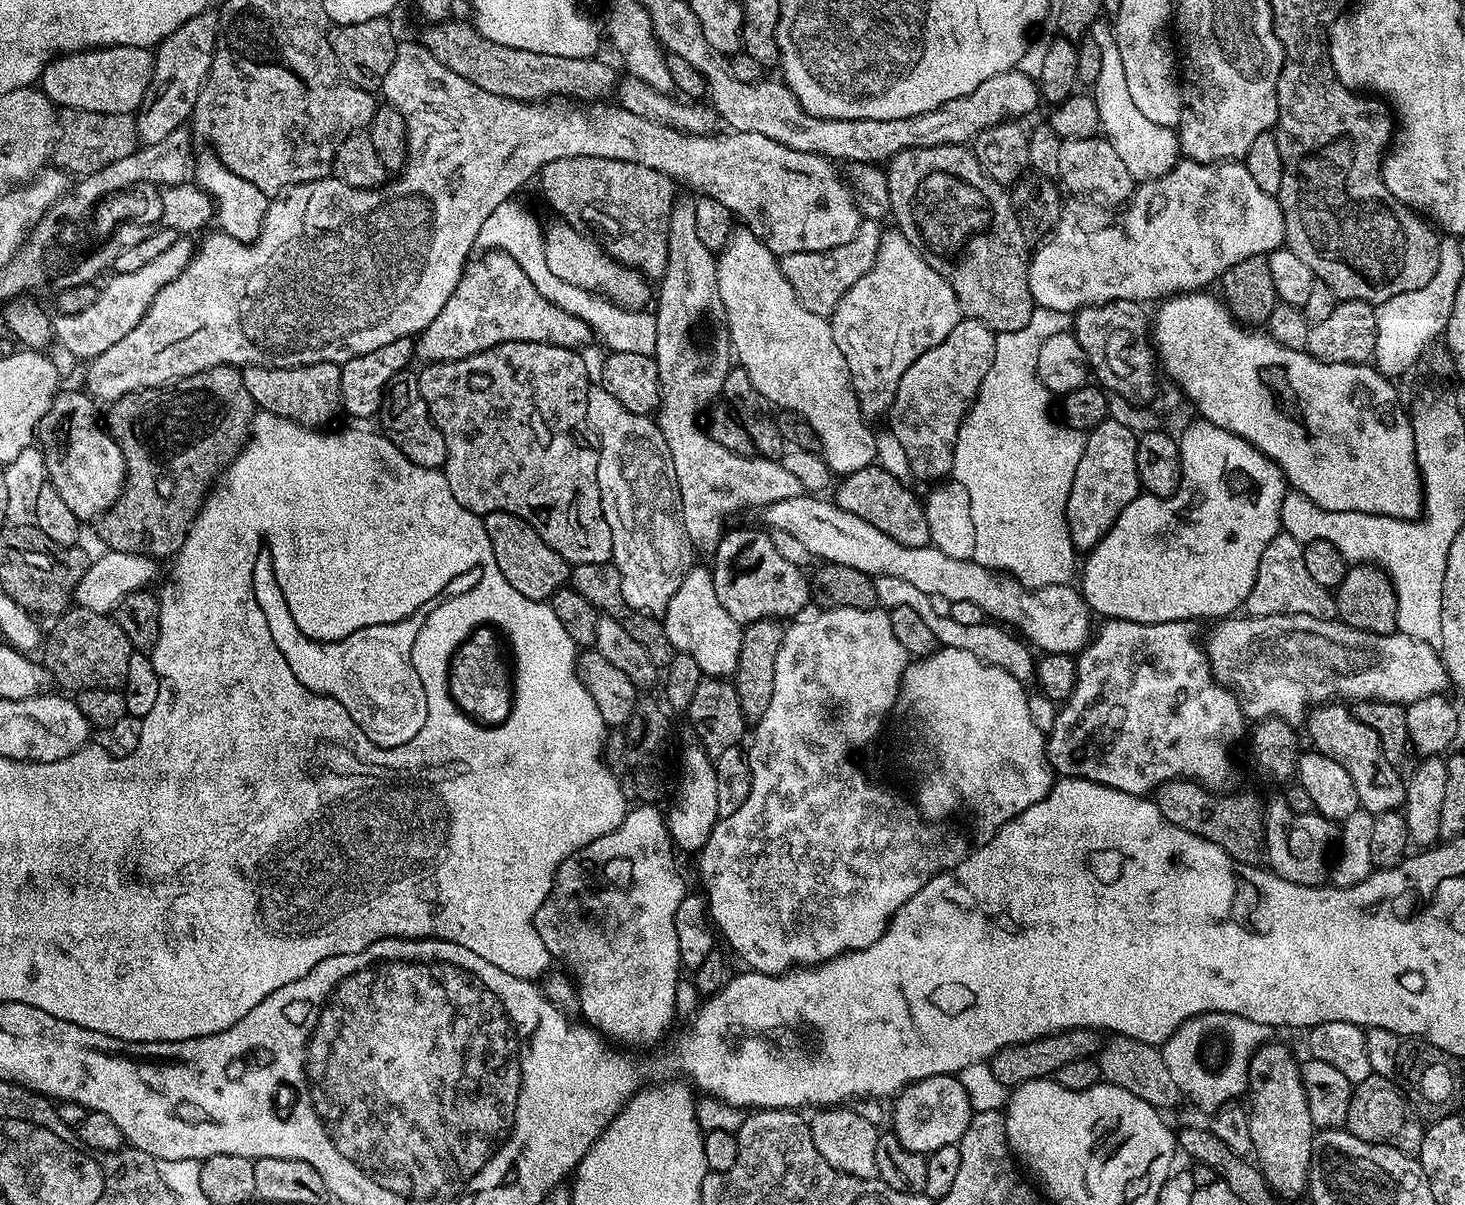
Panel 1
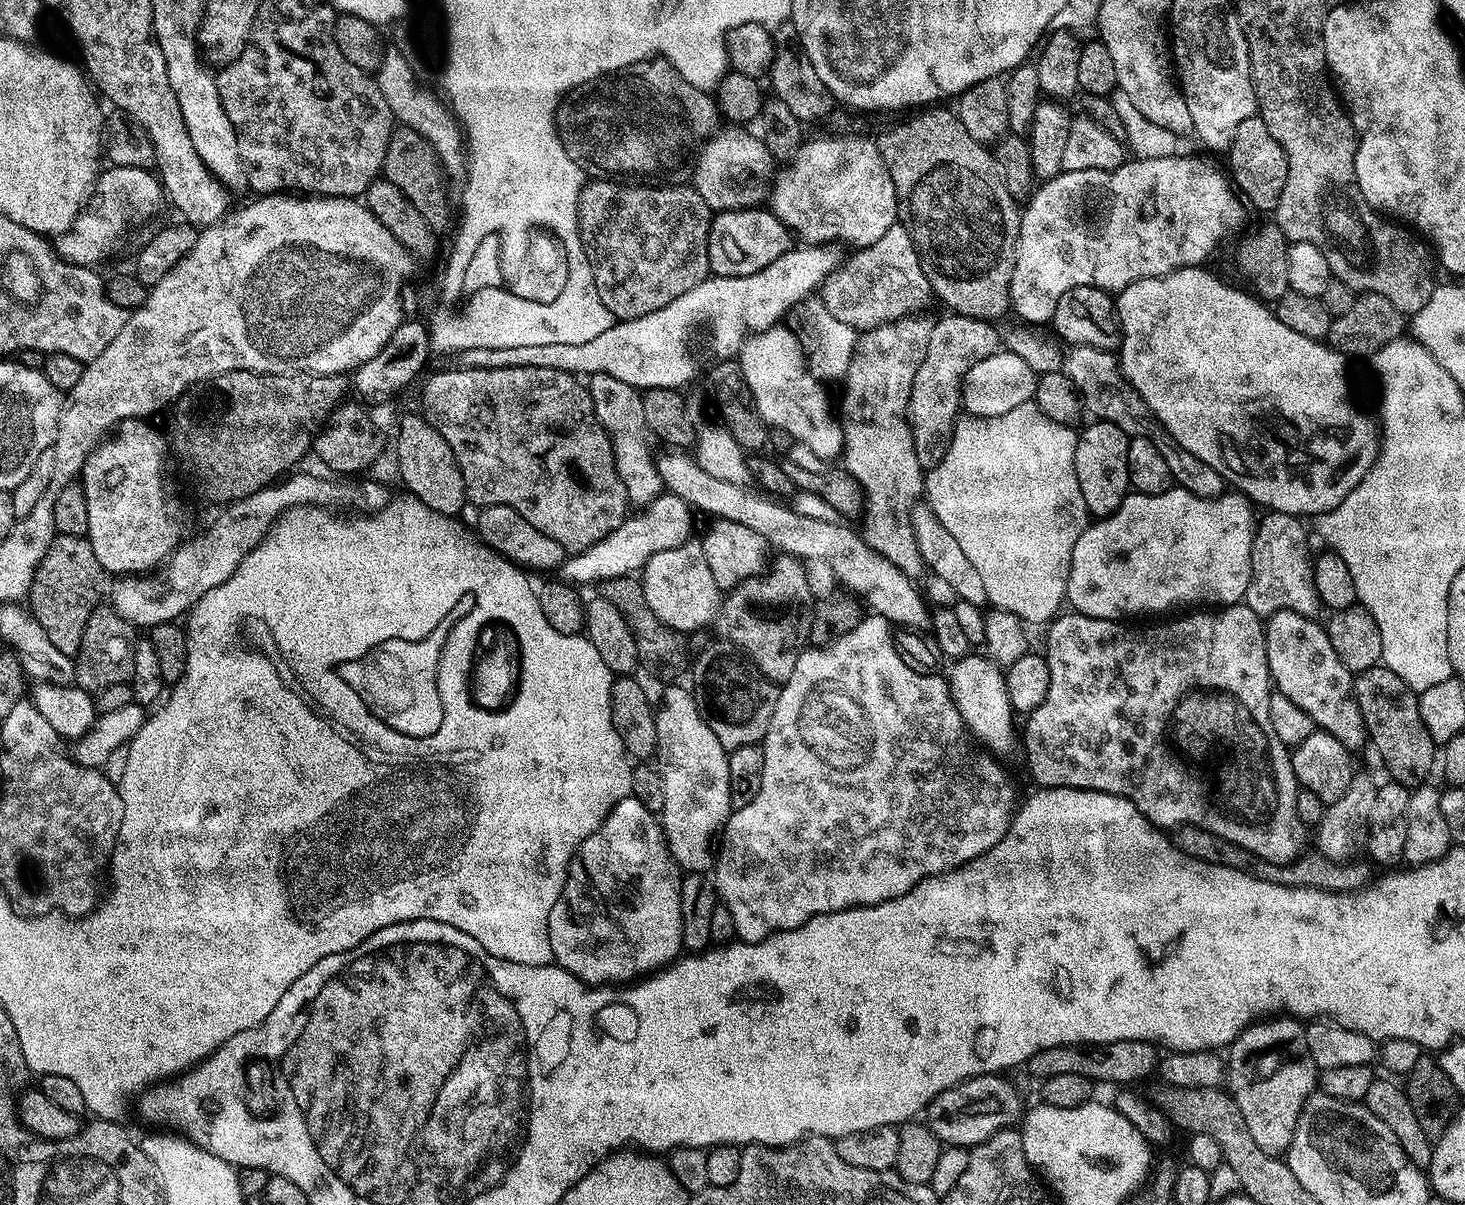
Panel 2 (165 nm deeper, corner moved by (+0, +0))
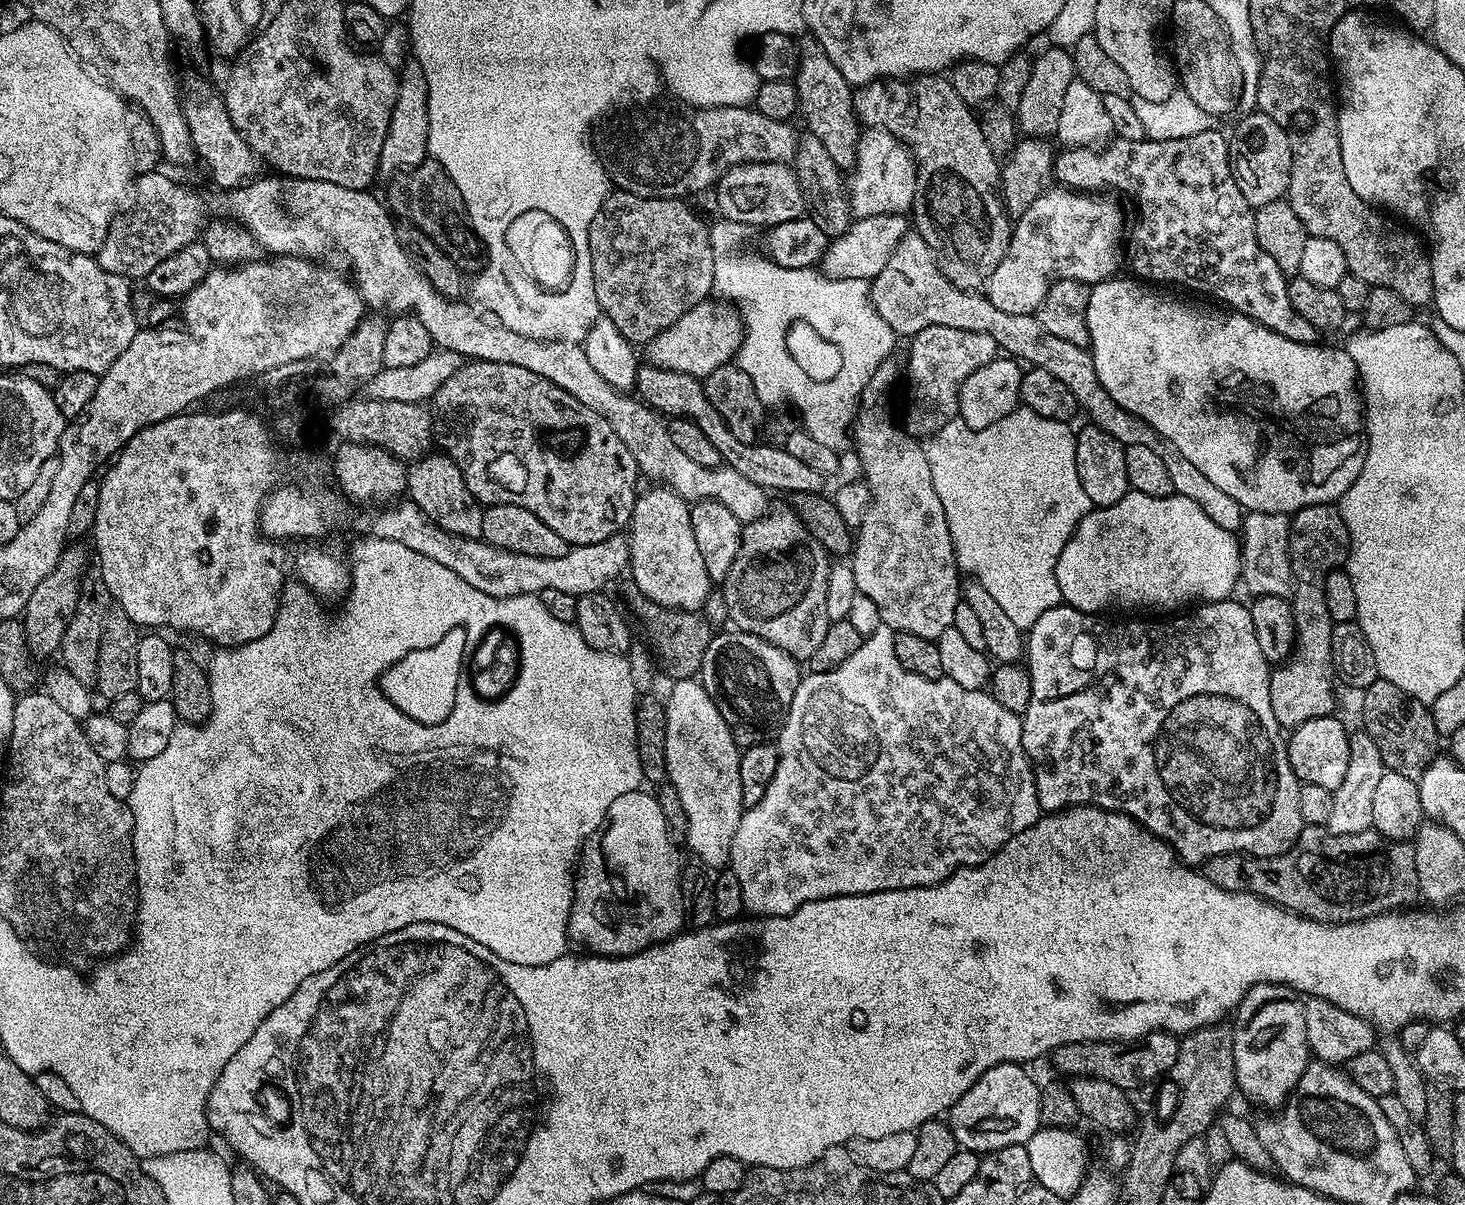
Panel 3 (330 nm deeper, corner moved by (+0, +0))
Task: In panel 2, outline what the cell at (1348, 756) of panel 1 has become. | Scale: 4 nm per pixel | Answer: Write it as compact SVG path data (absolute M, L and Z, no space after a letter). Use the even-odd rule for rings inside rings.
M1280 610L1267 617L1264 641L1268 651L1268 675L1275 691L1290 698L1298 710L1306 710L1317 729L1334 734L1342 746L1357 750L1366 744L1362 714L1352 695L1354 673L1340 661L1334 646L1330 646L1327 627L1319 619Z

